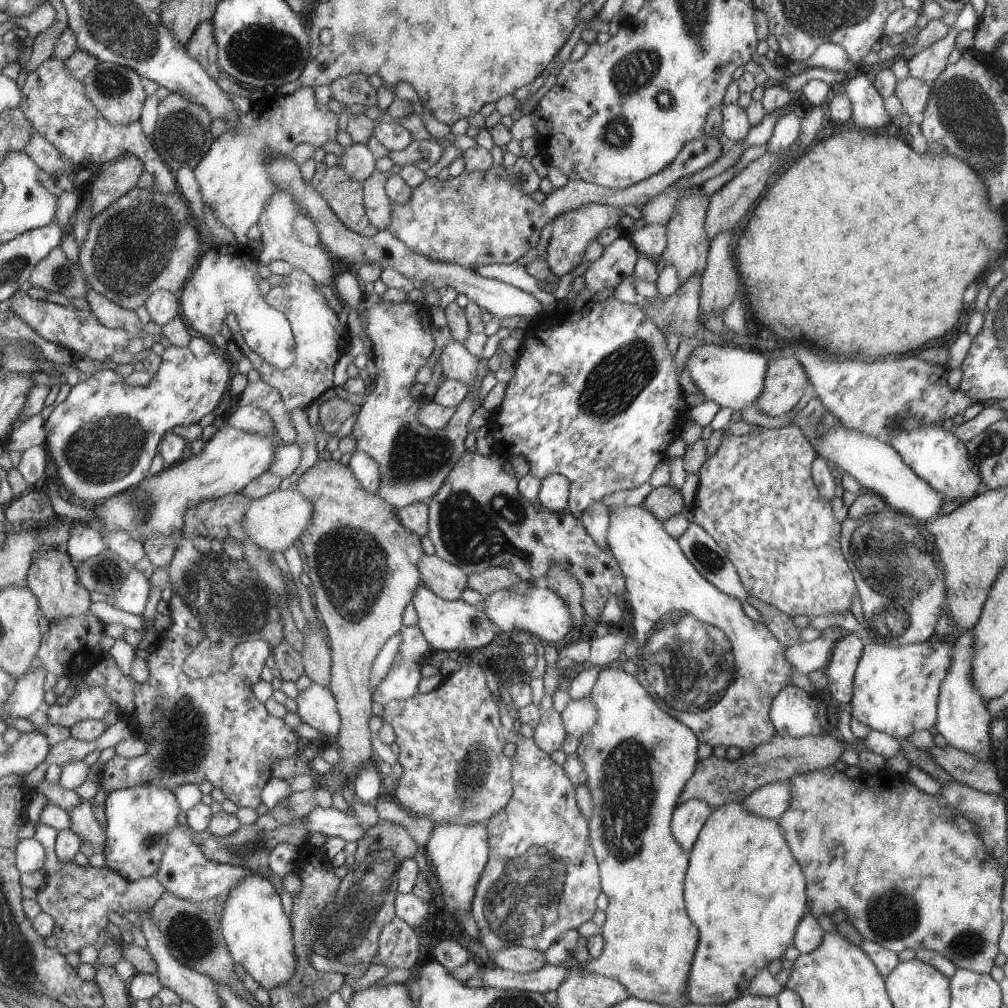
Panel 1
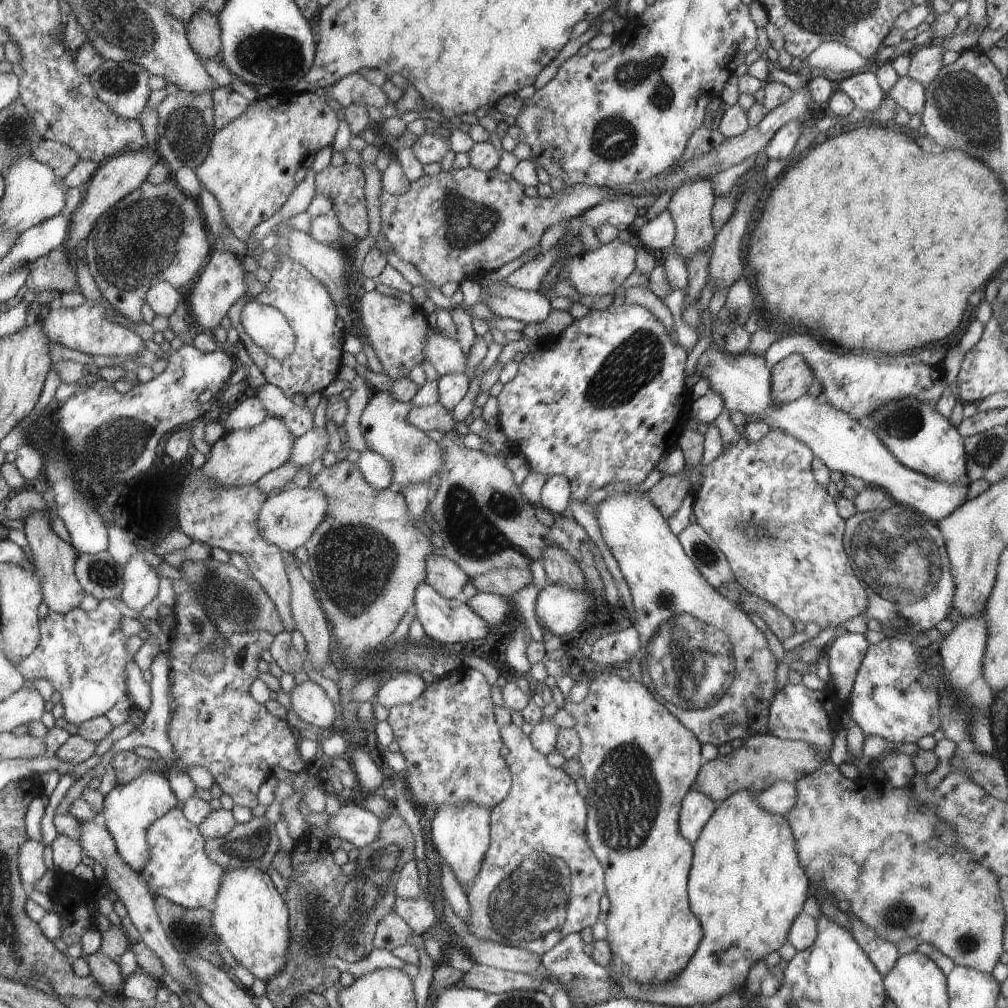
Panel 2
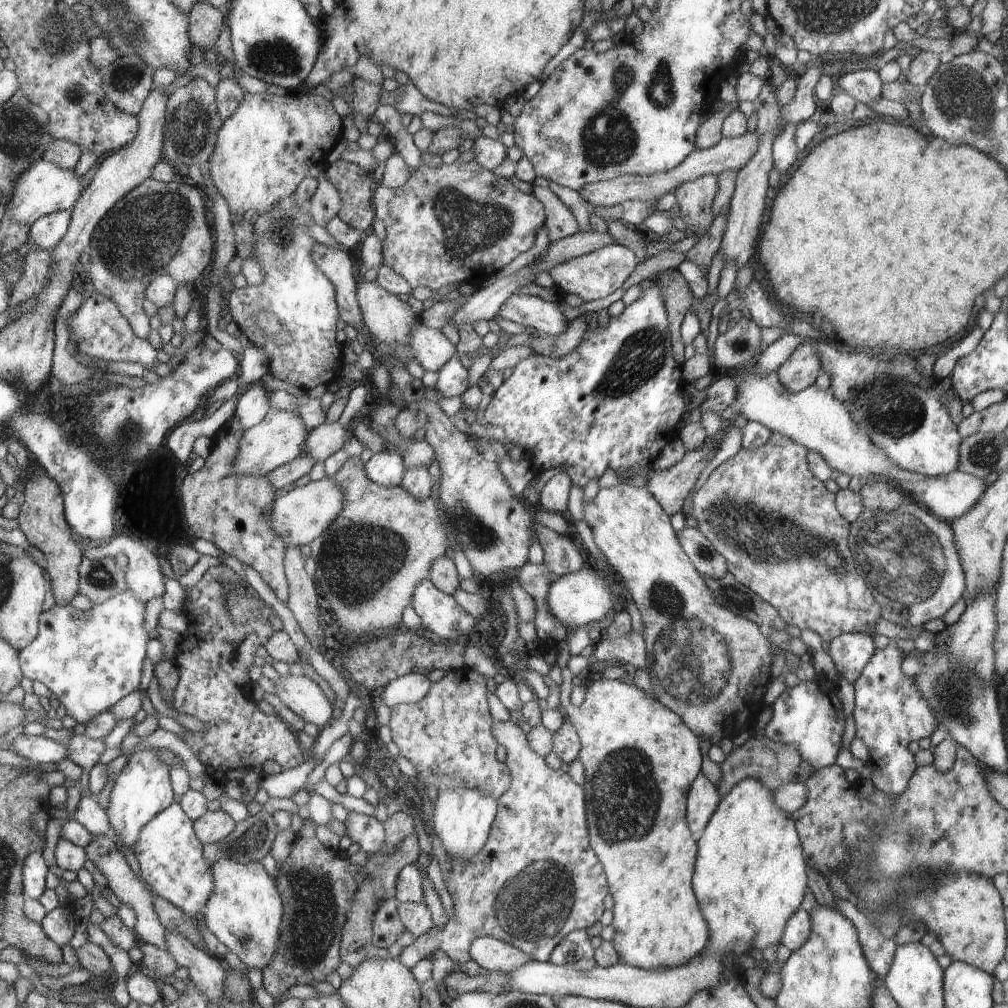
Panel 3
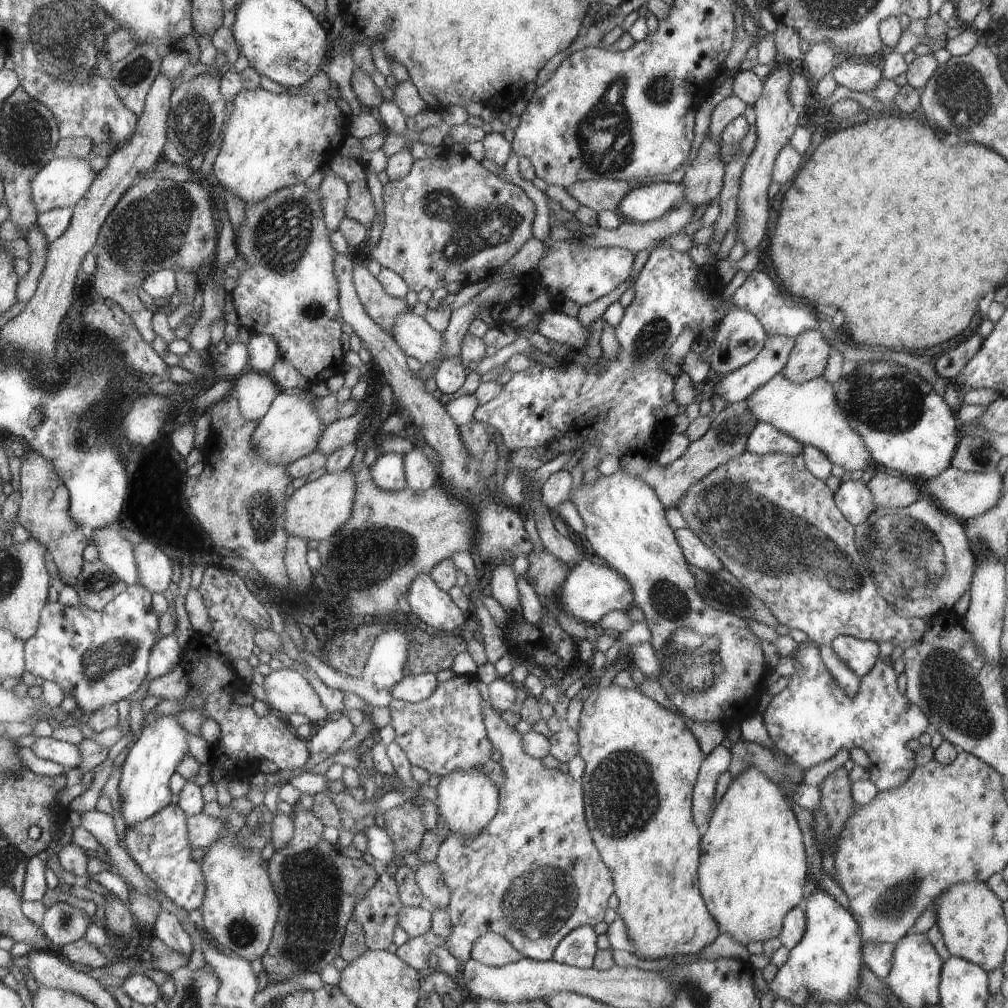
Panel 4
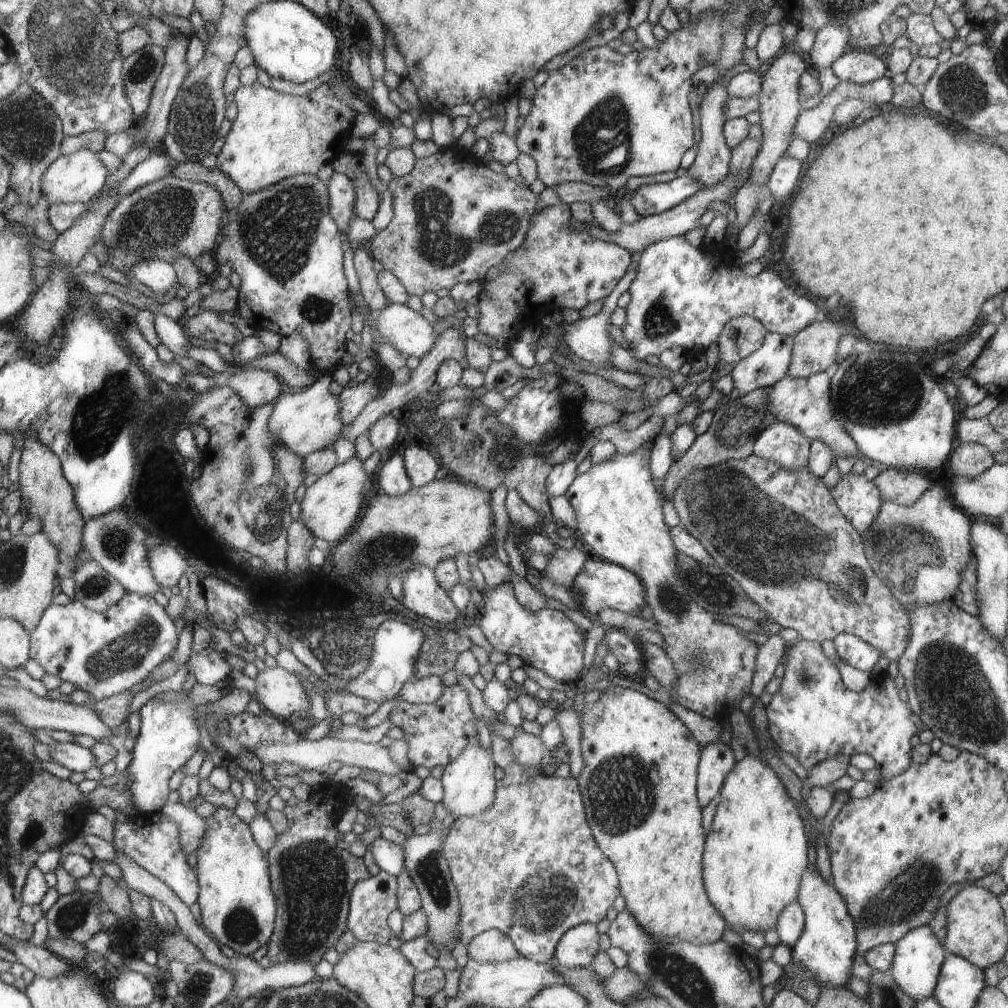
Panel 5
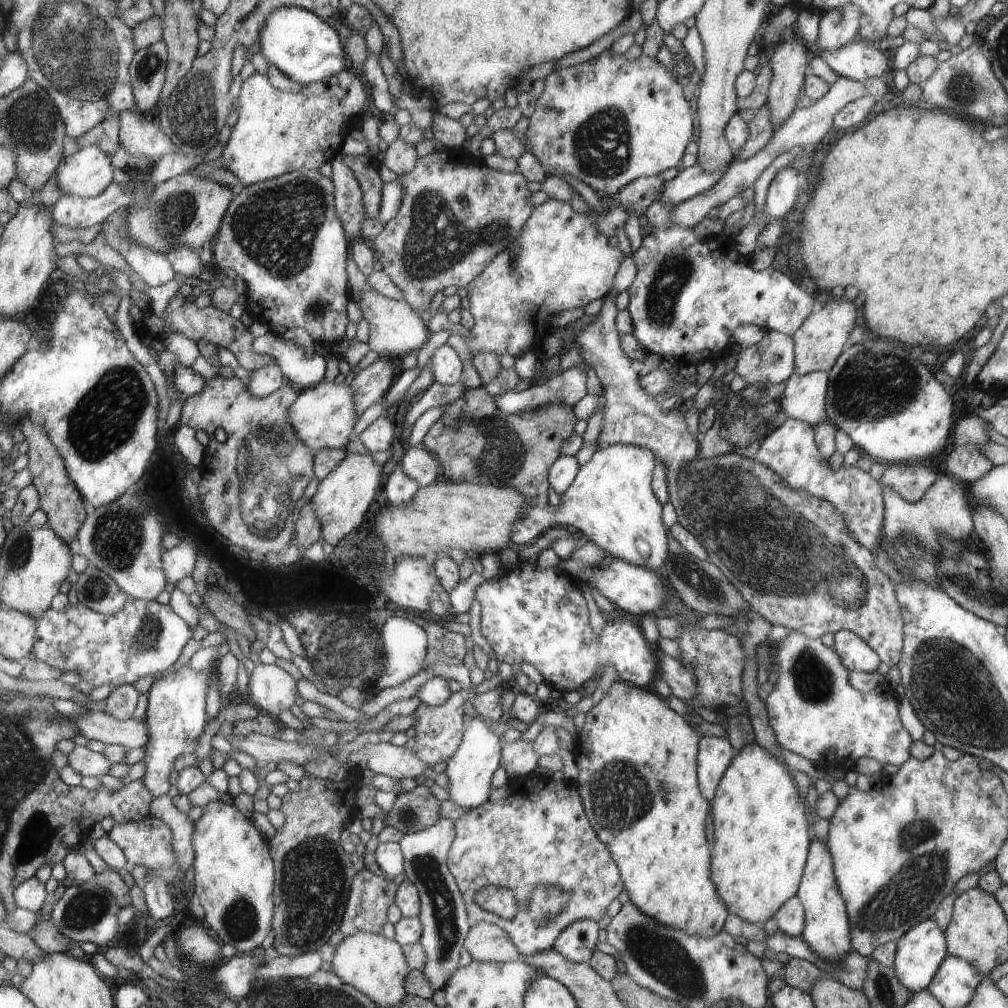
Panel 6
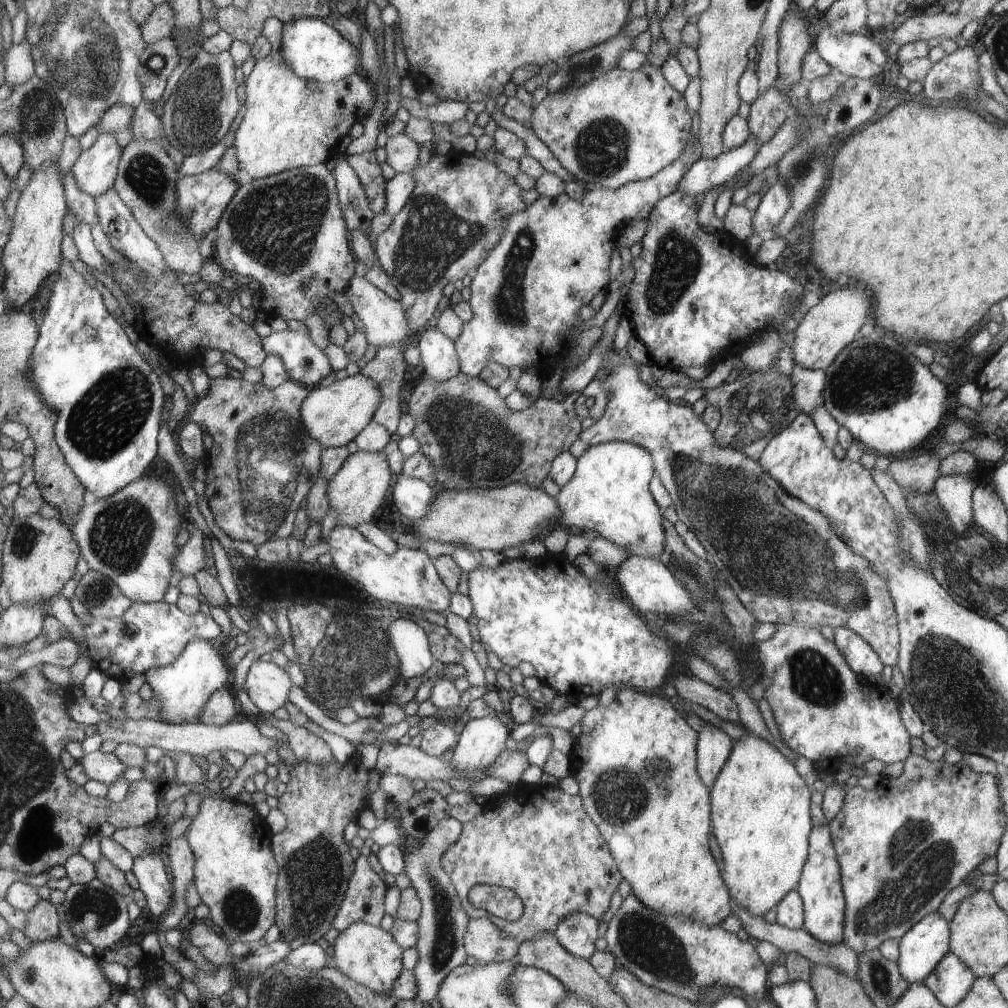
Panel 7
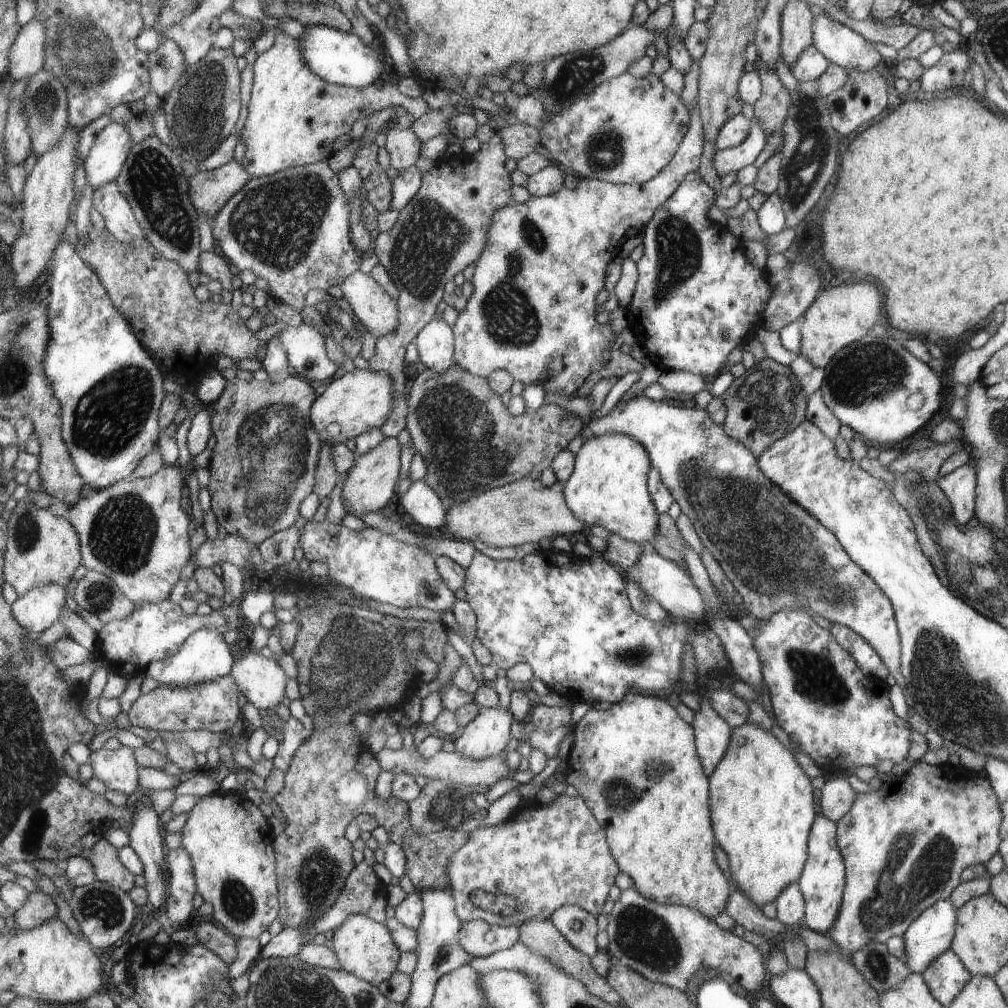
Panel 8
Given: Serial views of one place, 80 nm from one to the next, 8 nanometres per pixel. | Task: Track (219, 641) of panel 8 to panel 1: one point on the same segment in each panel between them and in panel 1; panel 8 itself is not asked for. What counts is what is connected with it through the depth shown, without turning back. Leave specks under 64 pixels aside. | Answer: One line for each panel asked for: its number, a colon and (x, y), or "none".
1: (138, 820)
2: (128, 811)
3: (143, 789)
4: (144, 790)
5: (168, 737)
6: (175, 717)
7: (182, 688)

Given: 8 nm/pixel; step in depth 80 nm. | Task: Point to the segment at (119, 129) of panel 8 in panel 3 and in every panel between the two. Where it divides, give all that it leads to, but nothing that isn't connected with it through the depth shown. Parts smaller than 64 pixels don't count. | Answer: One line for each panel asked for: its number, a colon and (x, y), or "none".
3: (45, 188)
4: (60, 183)
5: (75, 178)
6: (86, 173)
7: (94, 171)

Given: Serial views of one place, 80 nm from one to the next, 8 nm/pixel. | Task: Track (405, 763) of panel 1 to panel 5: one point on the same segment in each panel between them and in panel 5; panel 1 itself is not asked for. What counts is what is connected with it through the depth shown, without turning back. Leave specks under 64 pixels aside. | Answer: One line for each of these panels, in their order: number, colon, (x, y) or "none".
2: (451, 743)
3: (448, 736)
4: (444, 733)
5: (437, 733)

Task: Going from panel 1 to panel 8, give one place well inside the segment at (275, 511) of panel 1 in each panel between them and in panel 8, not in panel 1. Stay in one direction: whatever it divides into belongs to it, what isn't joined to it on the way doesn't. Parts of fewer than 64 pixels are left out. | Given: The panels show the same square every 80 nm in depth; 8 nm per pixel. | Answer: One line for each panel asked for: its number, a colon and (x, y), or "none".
2: (288, 518)
3: (304, 513)
4: (316, 511)
5: (331, 505)
6: (343, 497)
7: (355, 492)
8: (368, 486)

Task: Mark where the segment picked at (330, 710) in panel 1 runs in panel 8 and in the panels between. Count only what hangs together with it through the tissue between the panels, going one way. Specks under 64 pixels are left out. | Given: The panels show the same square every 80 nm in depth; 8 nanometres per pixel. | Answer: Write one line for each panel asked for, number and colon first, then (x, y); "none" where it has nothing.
2: (311, 703)
3: (302, 695)
4: (288, 691)
5: (278, 692)
6: (270, 689)
7: (268, 686)
8: (262, 681)

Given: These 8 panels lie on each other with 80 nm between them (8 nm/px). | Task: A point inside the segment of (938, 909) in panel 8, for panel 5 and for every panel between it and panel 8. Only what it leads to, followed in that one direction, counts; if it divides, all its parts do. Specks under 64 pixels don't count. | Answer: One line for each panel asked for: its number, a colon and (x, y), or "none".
5: (918, 957)
6: (920, 952)
7: (923, 947)

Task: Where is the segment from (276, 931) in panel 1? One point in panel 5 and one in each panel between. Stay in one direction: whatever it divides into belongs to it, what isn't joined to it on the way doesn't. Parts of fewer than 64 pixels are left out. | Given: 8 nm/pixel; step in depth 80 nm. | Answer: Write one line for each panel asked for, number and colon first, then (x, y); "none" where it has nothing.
2: (250, 917)
3: (245, 911)
4: (240, 909)
5: (238, 907)

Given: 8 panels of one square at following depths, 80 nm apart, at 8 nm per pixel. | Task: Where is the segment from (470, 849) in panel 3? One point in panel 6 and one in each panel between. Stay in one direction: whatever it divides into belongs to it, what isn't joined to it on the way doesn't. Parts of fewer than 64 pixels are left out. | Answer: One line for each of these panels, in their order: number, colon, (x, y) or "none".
4: (467, 801)
5: (469, 786)
6: (469, 771)

